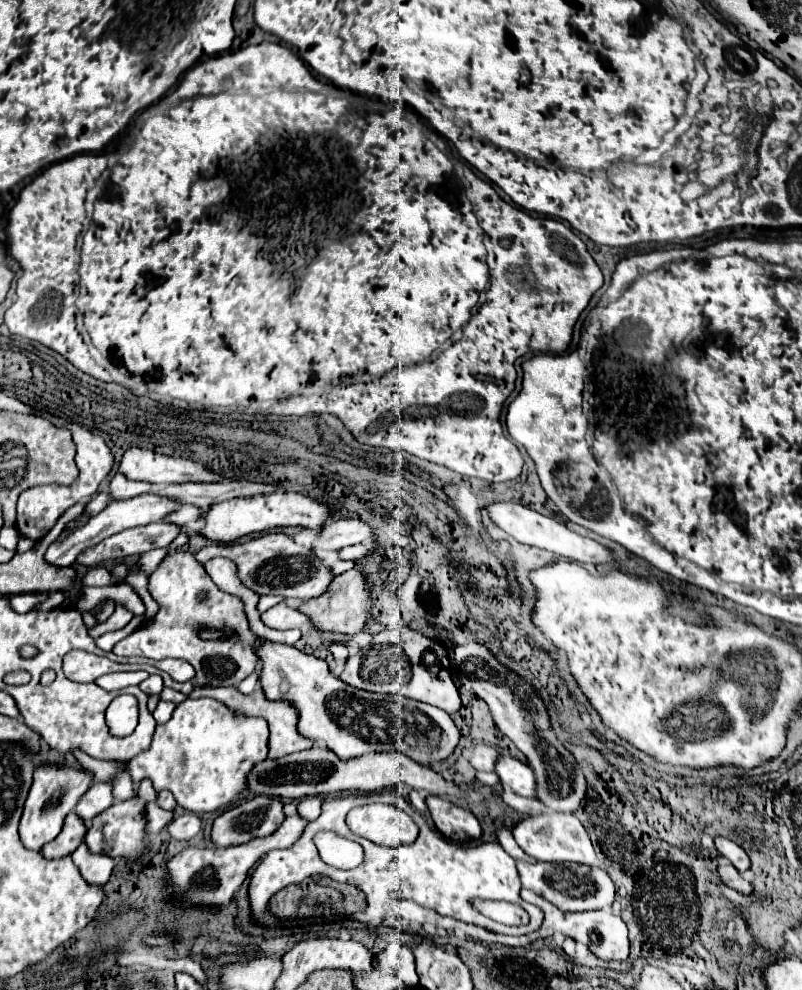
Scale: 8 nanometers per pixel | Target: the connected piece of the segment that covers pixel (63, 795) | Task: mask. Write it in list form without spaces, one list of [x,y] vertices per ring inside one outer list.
[[[44,763],[34,771],[34,783],[24,803],[24,813],[20,819],[20,841],[30,851],[42,851],[42,845],[50,843],[60,831],[62,821],[72,813],[94,781],[94,773],[88,769],[58,767],[54,763]]]

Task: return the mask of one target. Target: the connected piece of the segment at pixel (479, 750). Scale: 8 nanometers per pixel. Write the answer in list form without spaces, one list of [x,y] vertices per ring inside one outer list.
[[[478,745],[474,749],[474,757],[470,759],[470,763],[478,771],[494,771],[494,761],[498,761],[498,757],[500,757],[498,749],[488,747],[488,745]]]

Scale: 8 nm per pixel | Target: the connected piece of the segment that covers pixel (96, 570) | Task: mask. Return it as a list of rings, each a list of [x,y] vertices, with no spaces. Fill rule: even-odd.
[[[90,567],[90,569],[86,569],[86,573],[82,575],[82,585],[94,585],[94,587],[104,587],[106,583],[110,583],[110,581],[114,581],[110,575],[108,575],[108,571],[106,571],[106,567]]]

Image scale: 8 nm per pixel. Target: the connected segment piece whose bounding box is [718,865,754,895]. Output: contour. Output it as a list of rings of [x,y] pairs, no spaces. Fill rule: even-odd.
[[[726,865],[726,867],[718,867],[718,873],[720,873],[720,877],[722,877],[722,881],[728,885],[728,887],[732,887],[732,889],[738,889],[738,891],[742,891],[744,895],[750,895],[750,893],[754,893],[754,887],[752,887],[752,883],[748,883],[748,881],[744,881],[742,879],[742,875],[732,867],[732,865]]]

